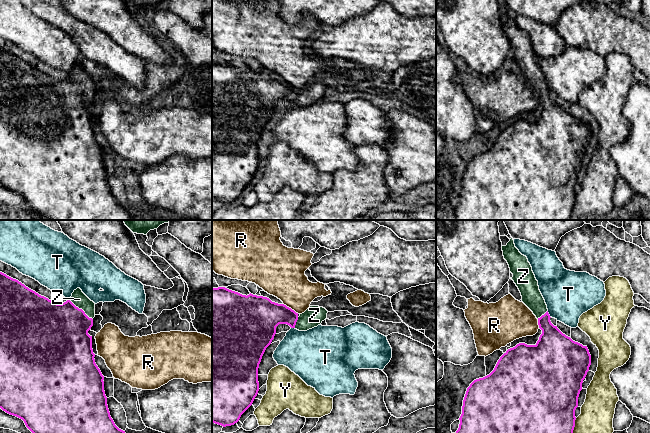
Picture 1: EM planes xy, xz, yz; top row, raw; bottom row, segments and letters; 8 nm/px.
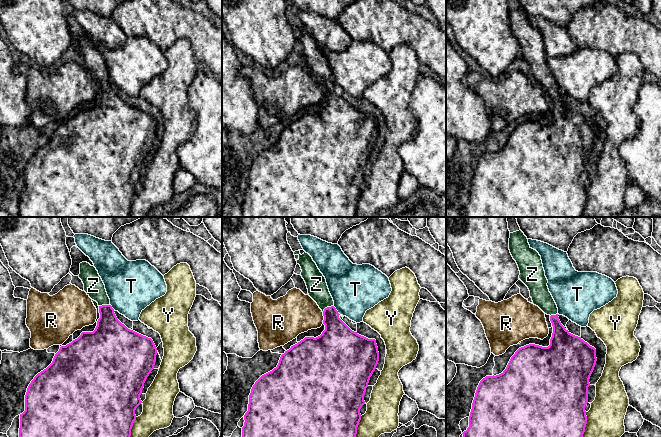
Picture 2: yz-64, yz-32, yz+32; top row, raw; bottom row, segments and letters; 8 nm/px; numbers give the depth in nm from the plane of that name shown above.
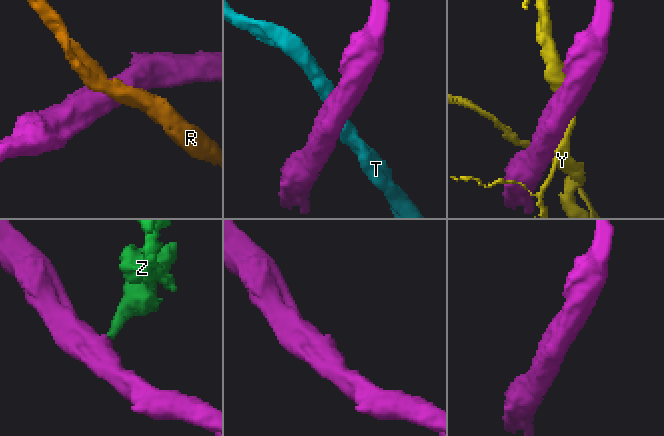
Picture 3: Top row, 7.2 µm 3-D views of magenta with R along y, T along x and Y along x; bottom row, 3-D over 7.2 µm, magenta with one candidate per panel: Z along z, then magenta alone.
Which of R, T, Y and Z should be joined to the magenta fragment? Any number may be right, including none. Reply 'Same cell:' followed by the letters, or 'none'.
Same cell: Z

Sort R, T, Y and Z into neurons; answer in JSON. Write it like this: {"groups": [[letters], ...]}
{"groups": [["R"], ["T"], ["Y"], ["Z"]]}

